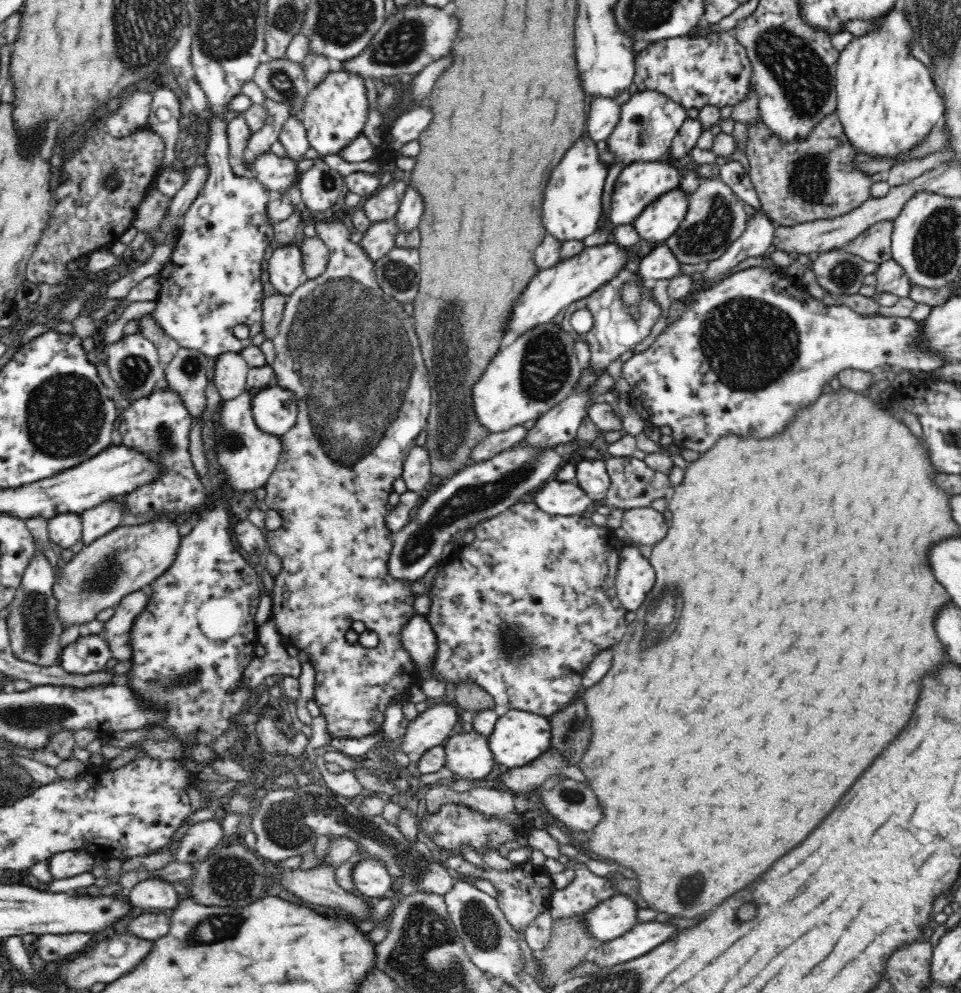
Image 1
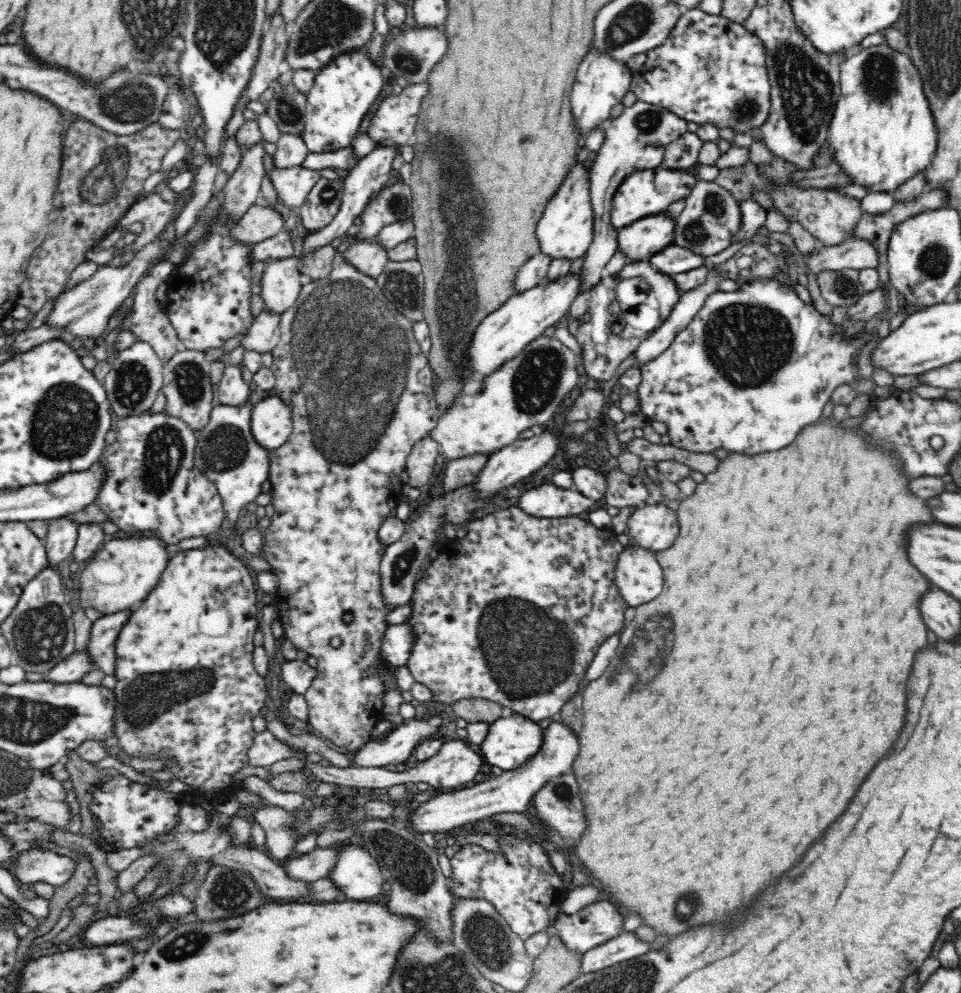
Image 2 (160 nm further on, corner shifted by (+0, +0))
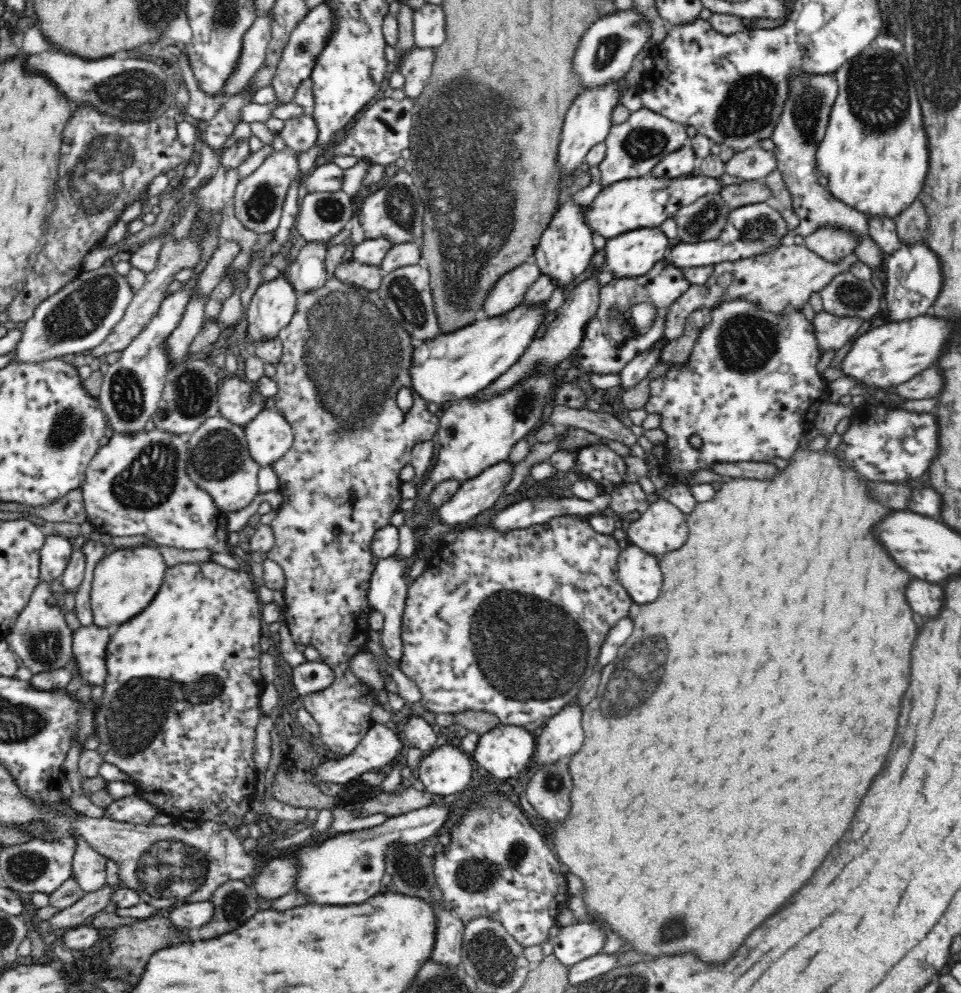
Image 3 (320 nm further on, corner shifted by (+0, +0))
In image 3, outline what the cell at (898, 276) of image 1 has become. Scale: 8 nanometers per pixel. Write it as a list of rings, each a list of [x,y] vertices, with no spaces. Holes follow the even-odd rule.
[[[826,311],[816,313],[812,325],[818,352],[823,355],[826,352],[836,351],[847,342],[854,340],[854,335],[862,327],[862,319],[854,317],[834,316]]]

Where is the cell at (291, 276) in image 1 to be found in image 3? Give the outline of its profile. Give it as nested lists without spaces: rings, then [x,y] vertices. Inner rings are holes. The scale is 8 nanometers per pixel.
[[[285,274],[274,281],[263,282],[246,310],[246,346],[253,349],[258,343],[278,339],[290,324],[296,306],[296,293]]]

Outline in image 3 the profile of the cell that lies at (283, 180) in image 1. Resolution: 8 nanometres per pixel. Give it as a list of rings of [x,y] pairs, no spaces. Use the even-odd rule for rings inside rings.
[[[334,162],[315,166],[301,184],[302,193],[342,192],[344,169]]]

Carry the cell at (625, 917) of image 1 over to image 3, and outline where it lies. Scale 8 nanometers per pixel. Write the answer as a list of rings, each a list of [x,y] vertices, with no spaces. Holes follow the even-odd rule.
[[[589,918],[585,923],[572,923],[560,927],[558,935],[553,939],[554,957],[570,968],[577,962],[598,954],[605,941],[604,928],[600,923]]]

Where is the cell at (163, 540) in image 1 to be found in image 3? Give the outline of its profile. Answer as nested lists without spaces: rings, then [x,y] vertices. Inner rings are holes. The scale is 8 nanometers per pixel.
[[[142,544],[129,549],[111,549],[93,571],[89,595],[93,624],[113,631],[126,620],[140,614],[160,592],[168,568],[163,555],[155,546]]]

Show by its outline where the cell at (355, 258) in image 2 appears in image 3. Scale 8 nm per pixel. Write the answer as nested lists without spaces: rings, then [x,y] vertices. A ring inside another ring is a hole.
[[[352,259],[344,264],[339,264],[334,269],[332,276],[340,279],[342,283],[374,292],[380,288],[383,277],[380,274],[379,265],[360,264]]]

